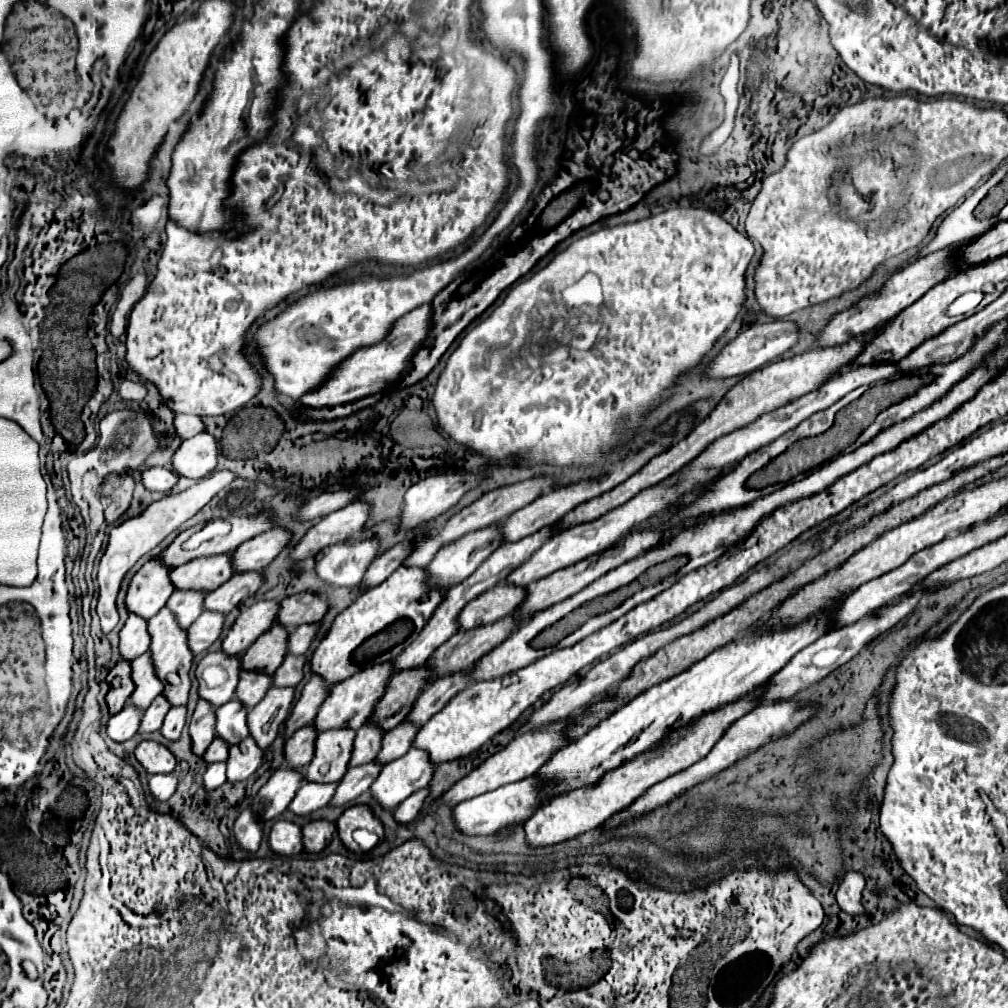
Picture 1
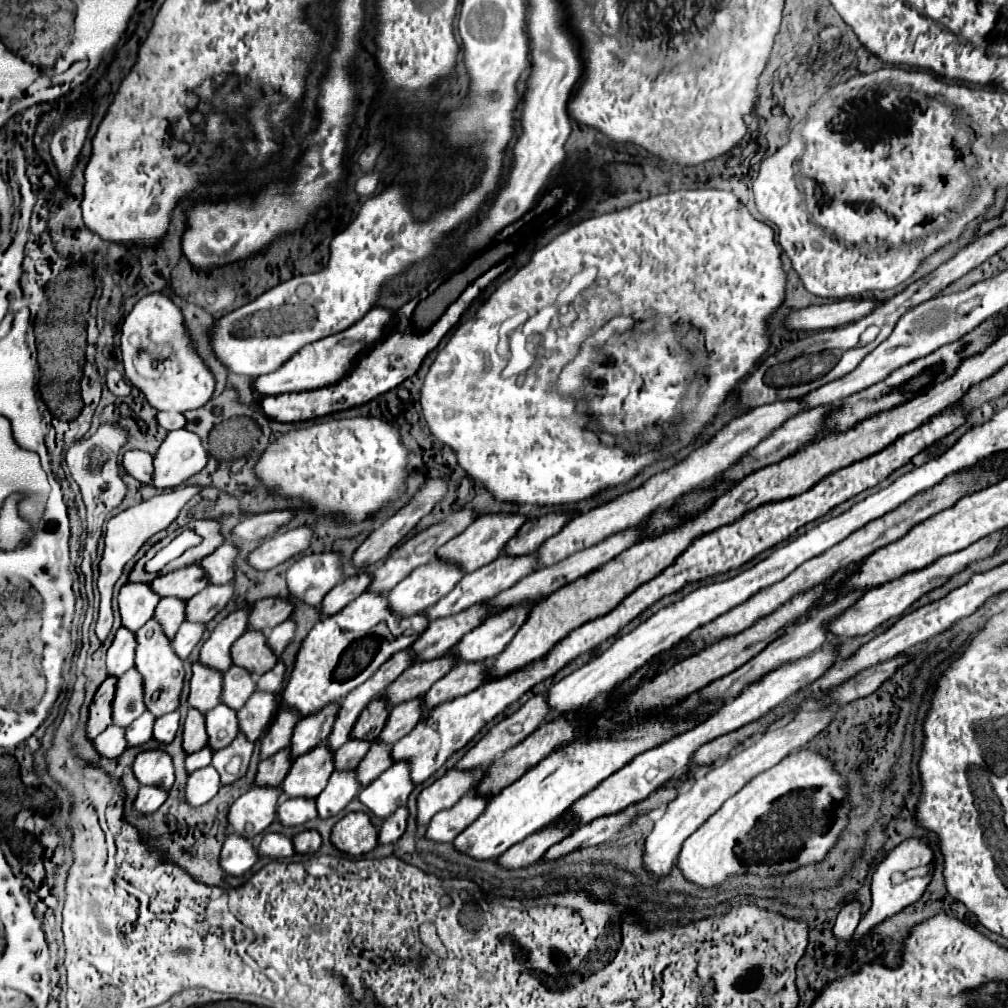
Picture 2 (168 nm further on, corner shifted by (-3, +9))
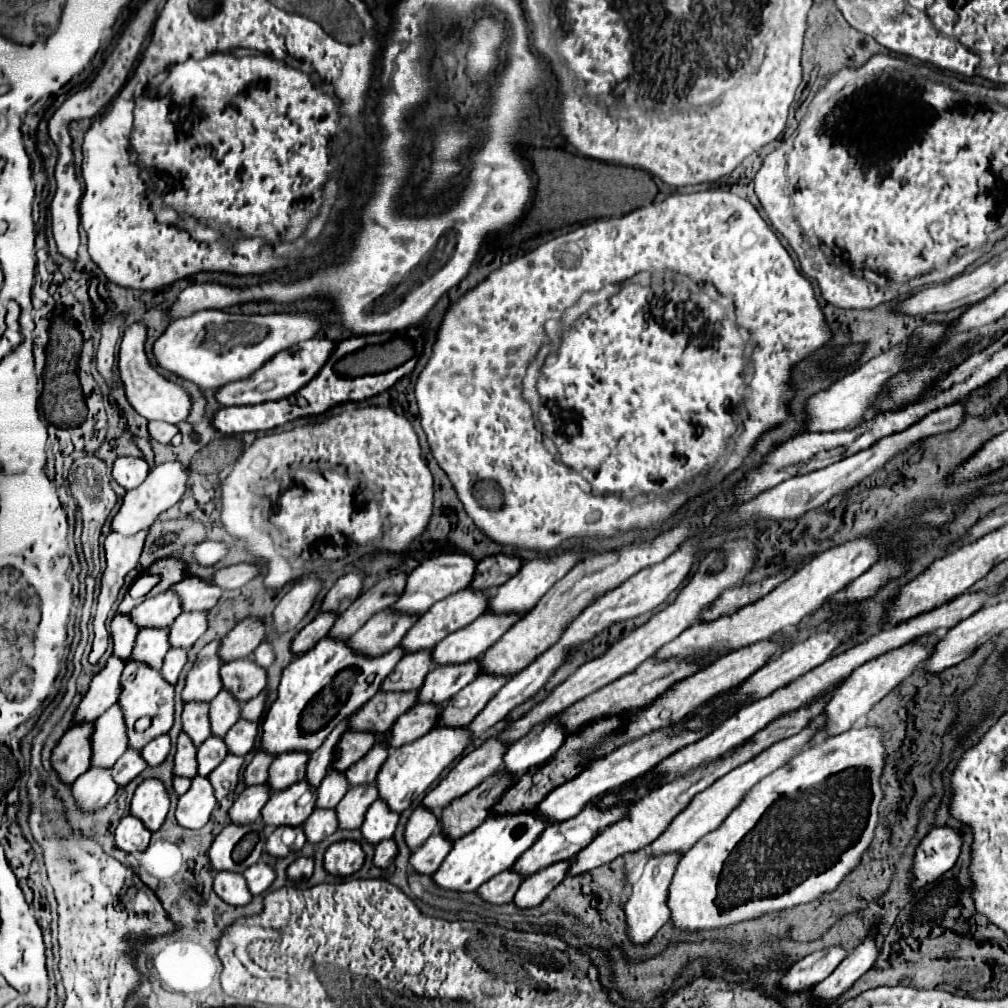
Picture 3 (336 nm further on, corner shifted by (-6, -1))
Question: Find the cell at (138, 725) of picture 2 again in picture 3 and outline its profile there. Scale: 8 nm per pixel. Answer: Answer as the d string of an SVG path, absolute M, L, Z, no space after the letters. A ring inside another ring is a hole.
M128 748L112 766L112 776L118 784L118 788L126 786L130 780L134 780L142 770L146 768L146 762L142 760L142 752L134 752L134 748Z

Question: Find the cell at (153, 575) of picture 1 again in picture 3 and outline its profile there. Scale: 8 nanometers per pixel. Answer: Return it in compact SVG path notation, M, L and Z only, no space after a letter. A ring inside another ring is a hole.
M116 614L112 624L110 624L112 636L114 636L114 654L120 658L130 658L130 652L134 648L134 638L138 636L140 628L130 620L130 616Z

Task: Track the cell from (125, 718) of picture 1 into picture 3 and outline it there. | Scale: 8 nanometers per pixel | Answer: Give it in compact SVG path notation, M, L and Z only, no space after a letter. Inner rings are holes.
M88 768L78 780L72 784L74 798L84 810L100 808L108 804L118 786L110 776L110 768Z

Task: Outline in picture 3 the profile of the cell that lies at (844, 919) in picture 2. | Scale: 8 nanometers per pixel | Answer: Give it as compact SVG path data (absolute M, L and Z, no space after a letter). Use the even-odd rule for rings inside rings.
M830 946L830 948L822 948L818 952L812 952L808 956L800 958L790 968L790 972L782 978L782 988L790 990L790 992L800 992L808 986L814 986L814 984L822 982L824 978L828 978L846 956L848 956L848 952L838 946Z

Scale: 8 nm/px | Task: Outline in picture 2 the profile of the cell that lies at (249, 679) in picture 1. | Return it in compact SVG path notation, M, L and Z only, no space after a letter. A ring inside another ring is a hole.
M231 666L223 674L223 692L221 692L221 702L229 706L231 710L239 710L247 698L255 692L255 678L247 674L239 666Z

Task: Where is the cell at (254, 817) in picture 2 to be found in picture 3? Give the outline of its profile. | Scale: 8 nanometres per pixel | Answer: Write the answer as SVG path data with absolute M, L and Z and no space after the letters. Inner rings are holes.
M262 820L254 822L254 824L246 824L242 828L238 828L238 824L226 824L224 830L216 836L212 848L210 848L210 862L212 862L212 870L232 870L232 872L242 872L244 868L252 866L254 862L258 862L262 850L264 850L264 840L260 844L256 844L256 848L252 850L252 854L244 860L244 862L234 862L232 860L232 850L234 846L242 840L242 836L246 836L248 832L260 832L264 838L264 824Z

